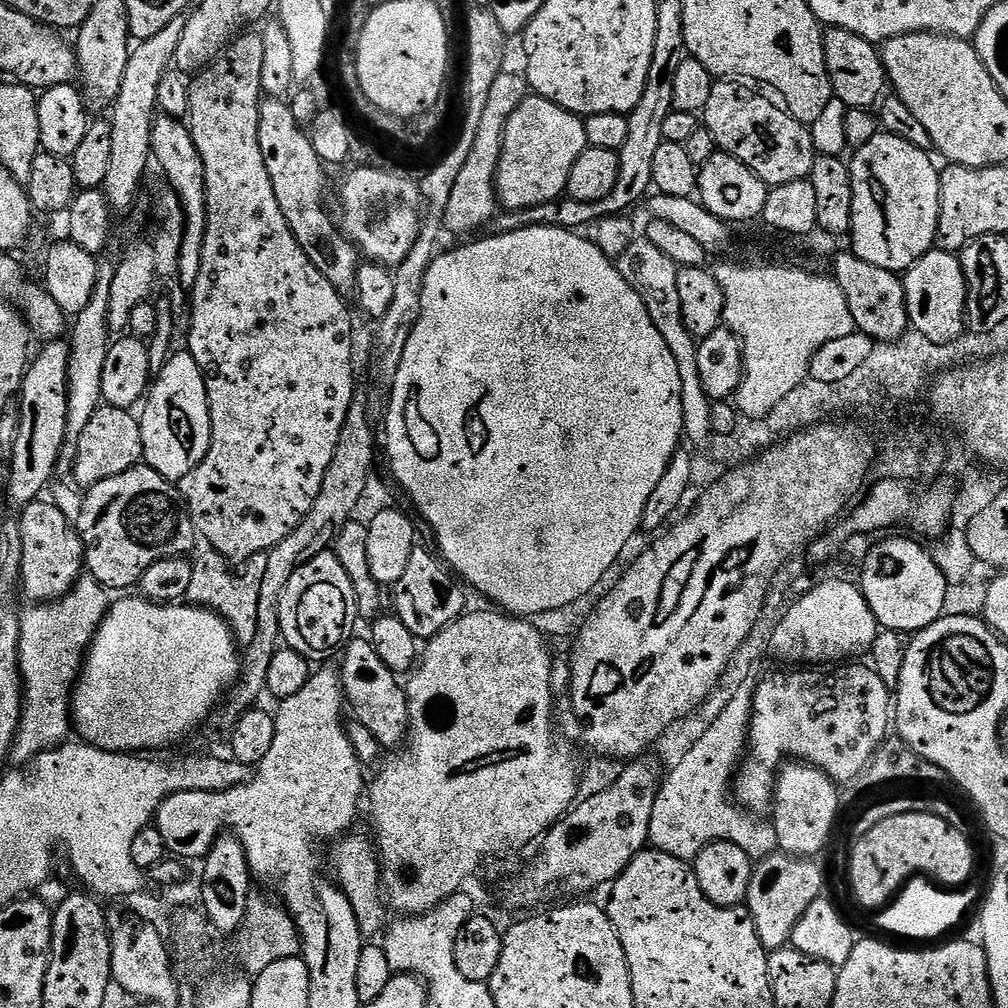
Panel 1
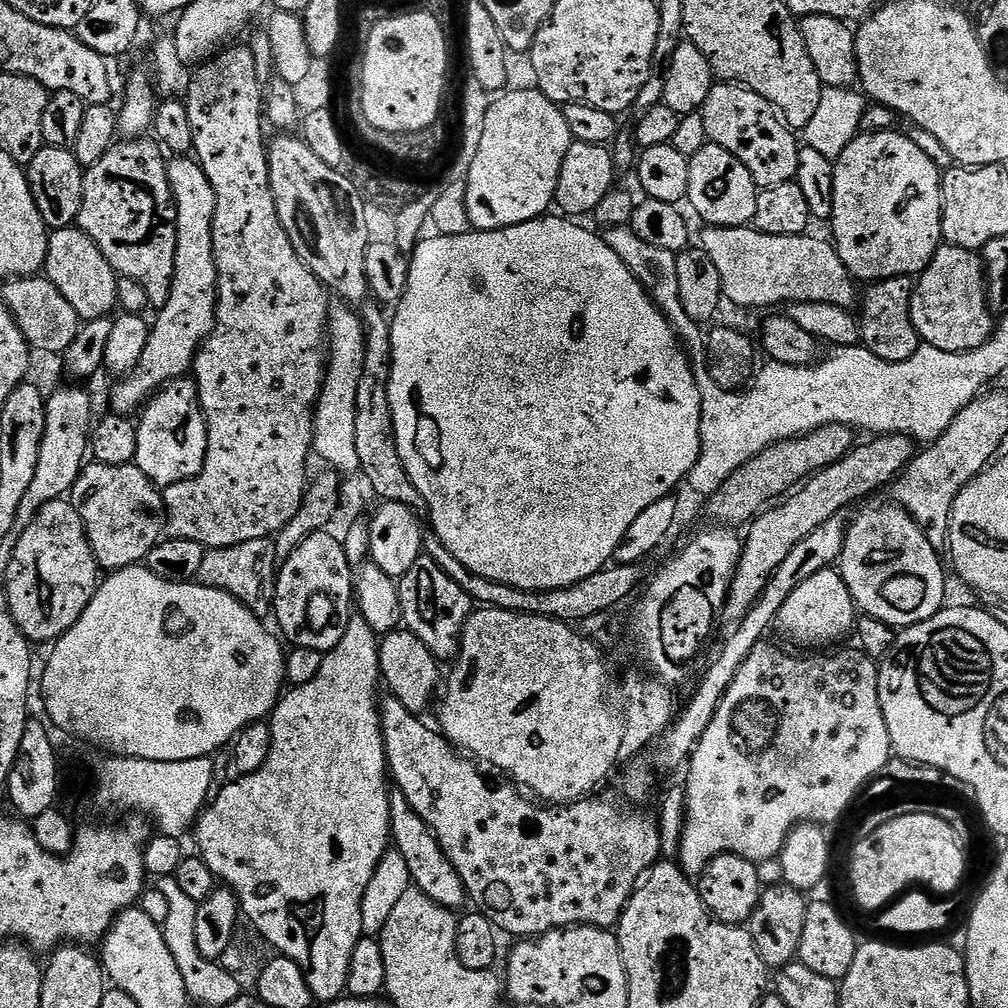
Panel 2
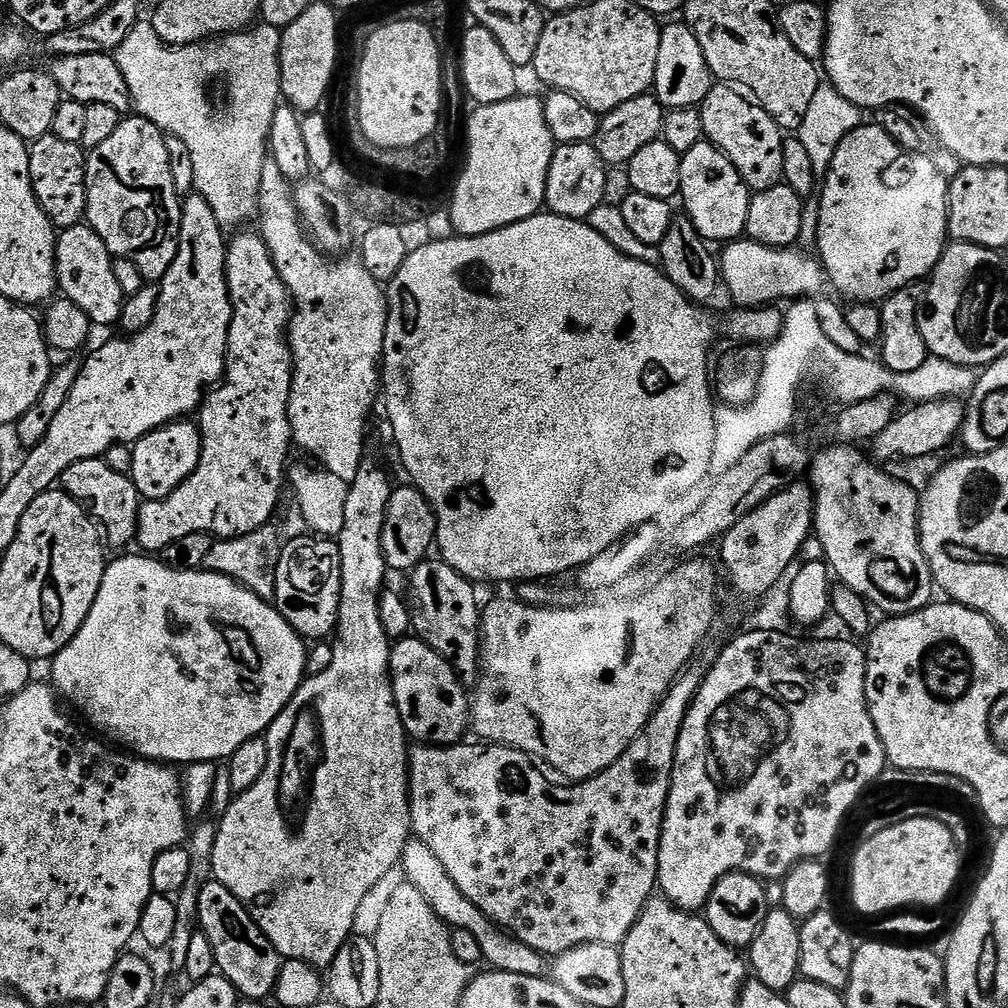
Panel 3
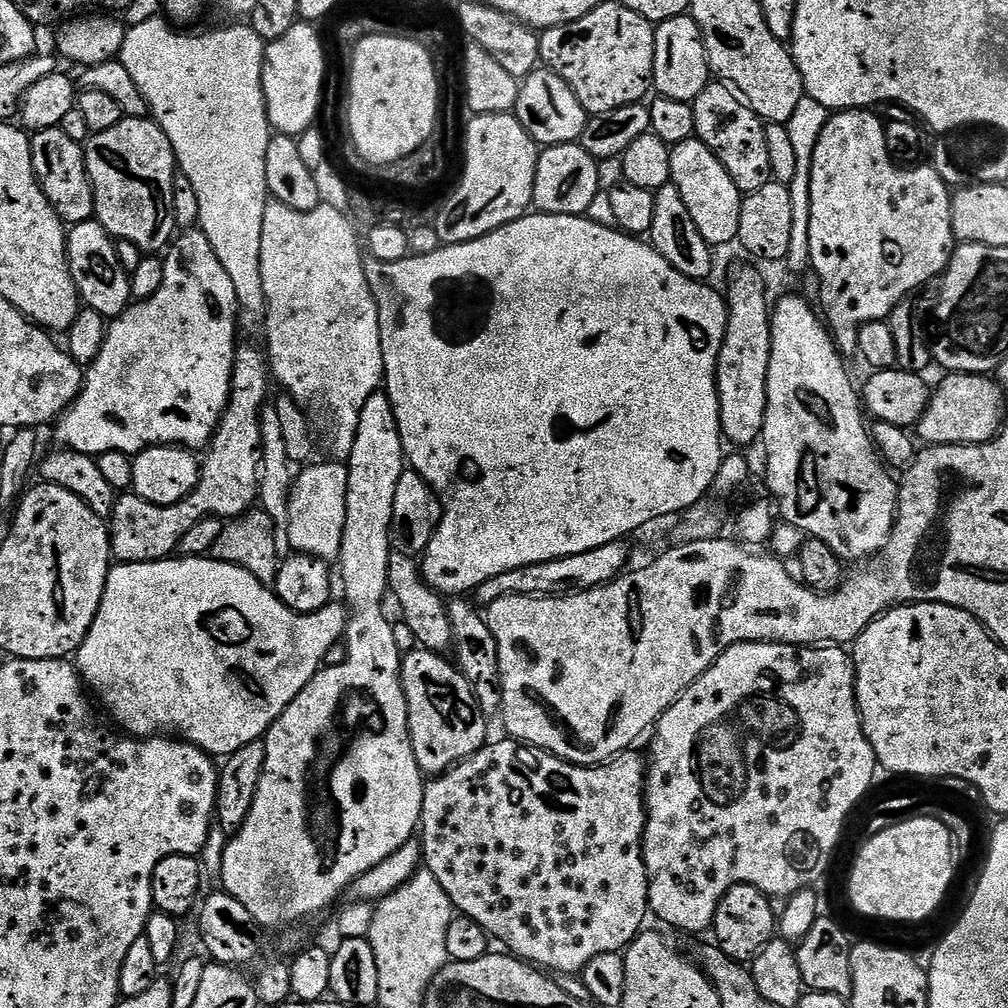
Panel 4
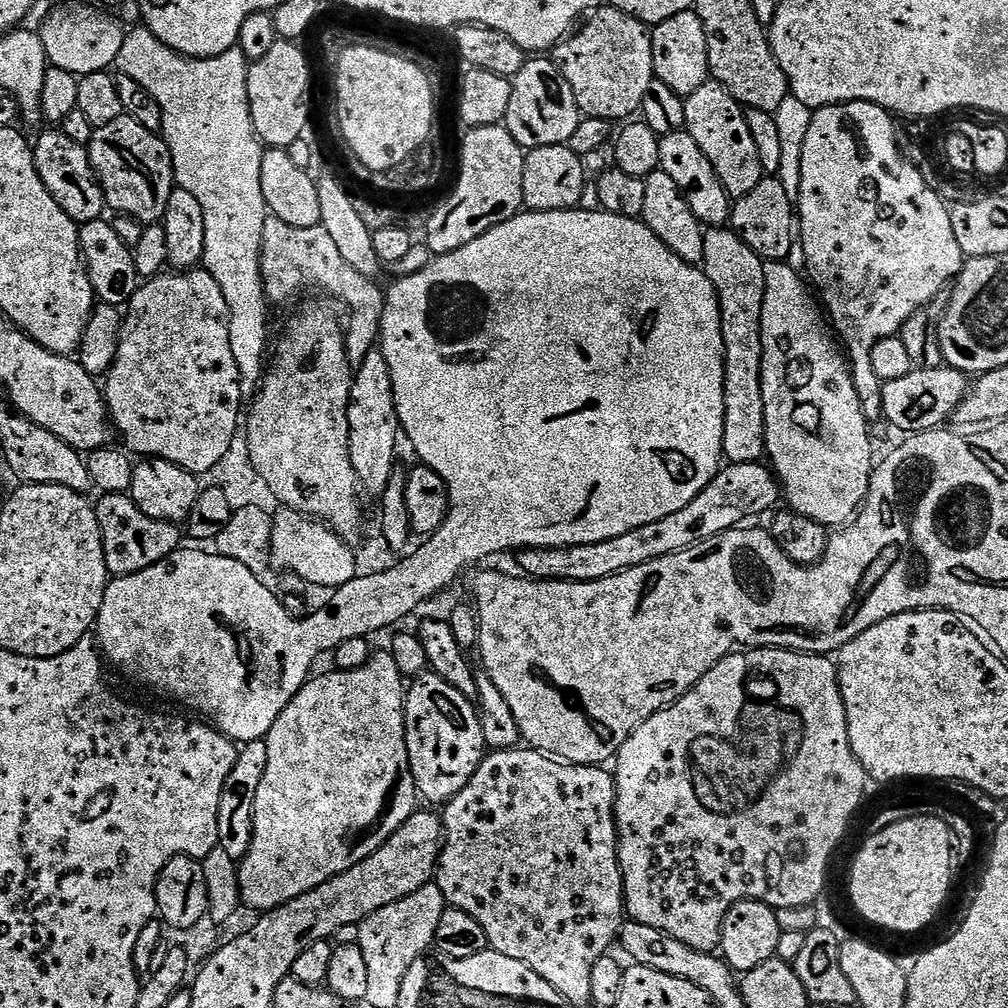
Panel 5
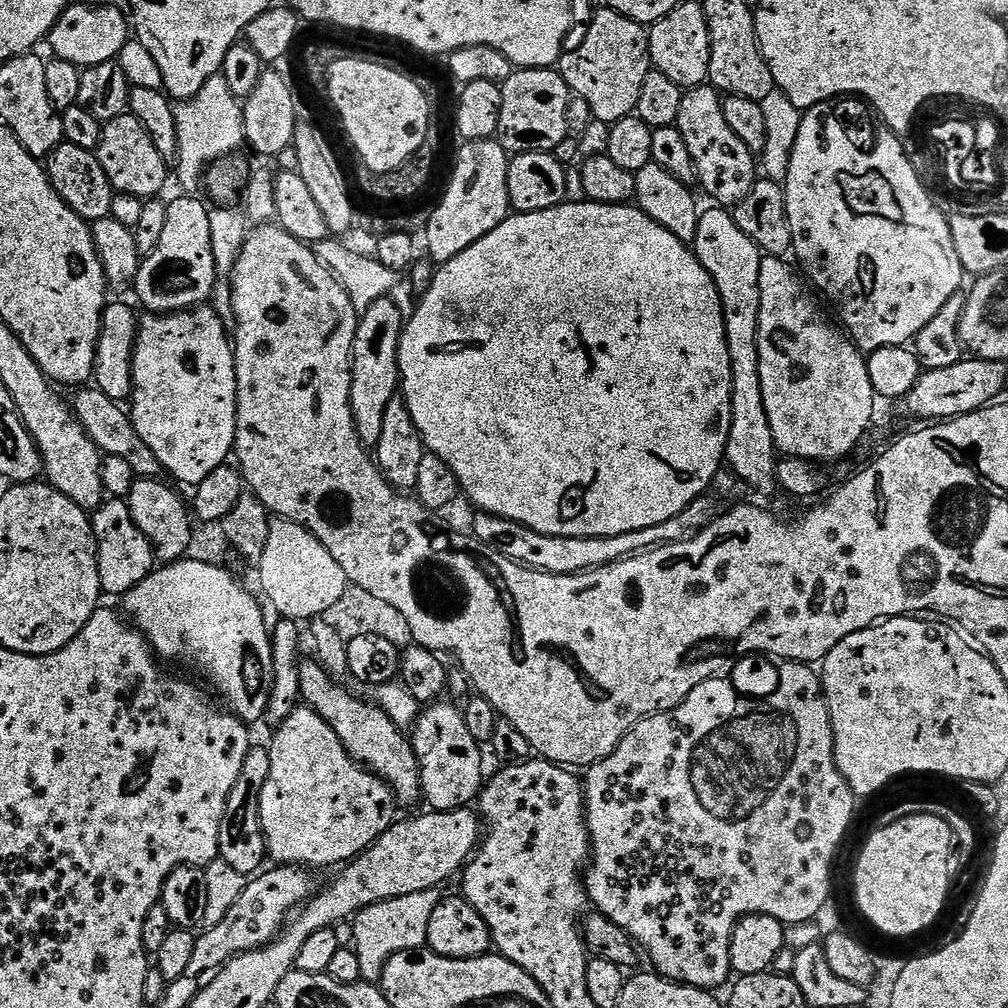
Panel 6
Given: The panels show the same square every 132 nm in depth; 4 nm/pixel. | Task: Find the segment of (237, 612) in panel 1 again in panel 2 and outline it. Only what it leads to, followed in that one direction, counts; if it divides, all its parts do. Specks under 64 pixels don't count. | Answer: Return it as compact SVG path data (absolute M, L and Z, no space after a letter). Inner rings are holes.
M275 539L238 542L238 546L209 548L202 558L196 580L201 584L222 590L246 605L255 616L264 618L273 611L276 600L278 557Z

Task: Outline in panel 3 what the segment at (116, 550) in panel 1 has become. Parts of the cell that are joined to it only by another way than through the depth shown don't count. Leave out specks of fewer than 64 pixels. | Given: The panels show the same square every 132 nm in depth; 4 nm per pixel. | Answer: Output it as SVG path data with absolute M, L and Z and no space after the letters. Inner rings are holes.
M97 458L74 462L60 476L59 483L63 491L84 505L88 515L103 529L102 536L109 549L124 548L135 541L142 497L129 473L110 470L103 458Z

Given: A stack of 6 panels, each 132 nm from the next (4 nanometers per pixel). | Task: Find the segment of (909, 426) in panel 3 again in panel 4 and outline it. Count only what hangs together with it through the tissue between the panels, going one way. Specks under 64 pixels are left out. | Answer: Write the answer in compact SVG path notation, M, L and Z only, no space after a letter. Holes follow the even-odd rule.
M953 372L943 378L944 384L938 385L937 388L935 385L928 401L928 409L925 410L919 424L915 425L915 435L921 441L924 439L923 443L928 446L988 444L996 439L998 433L1005 427L1005 389L999 379L979 372Z

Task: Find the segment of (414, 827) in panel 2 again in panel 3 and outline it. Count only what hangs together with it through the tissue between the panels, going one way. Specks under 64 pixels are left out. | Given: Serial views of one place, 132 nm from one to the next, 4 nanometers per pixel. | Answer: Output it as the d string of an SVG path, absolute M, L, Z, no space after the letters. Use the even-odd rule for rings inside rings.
M409 839L403 850L403 858L400 867L406 876L406 882L414 886L416 890L430 903L431 909L438 914L441 921L451 929L468 930L477 939L478 946L482 949L483 961L495 971L504 973L522 974L523 977L546 978L550 972L550 964L547 957L540 952L526 946L525 943L497 927L488 916L480 910L458 889L450 874L443 869L430 848L421 840Z

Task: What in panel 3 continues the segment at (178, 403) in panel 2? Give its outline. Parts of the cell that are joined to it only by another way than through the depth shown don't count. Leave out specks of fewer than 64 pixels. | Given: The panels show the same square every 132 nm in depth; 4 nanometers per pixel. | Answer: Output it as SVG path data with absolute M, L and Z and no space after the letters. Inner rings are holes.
M187 419L177 420L174 424L157 428L155 432L147 432L131 445L130 475L144 500L161 500L174 494L174 490L178 490L178 486L182 486L182 482L186 482L190 474L194 474L202 454L202 440L199 427L195 423L188 423L192 422Z

